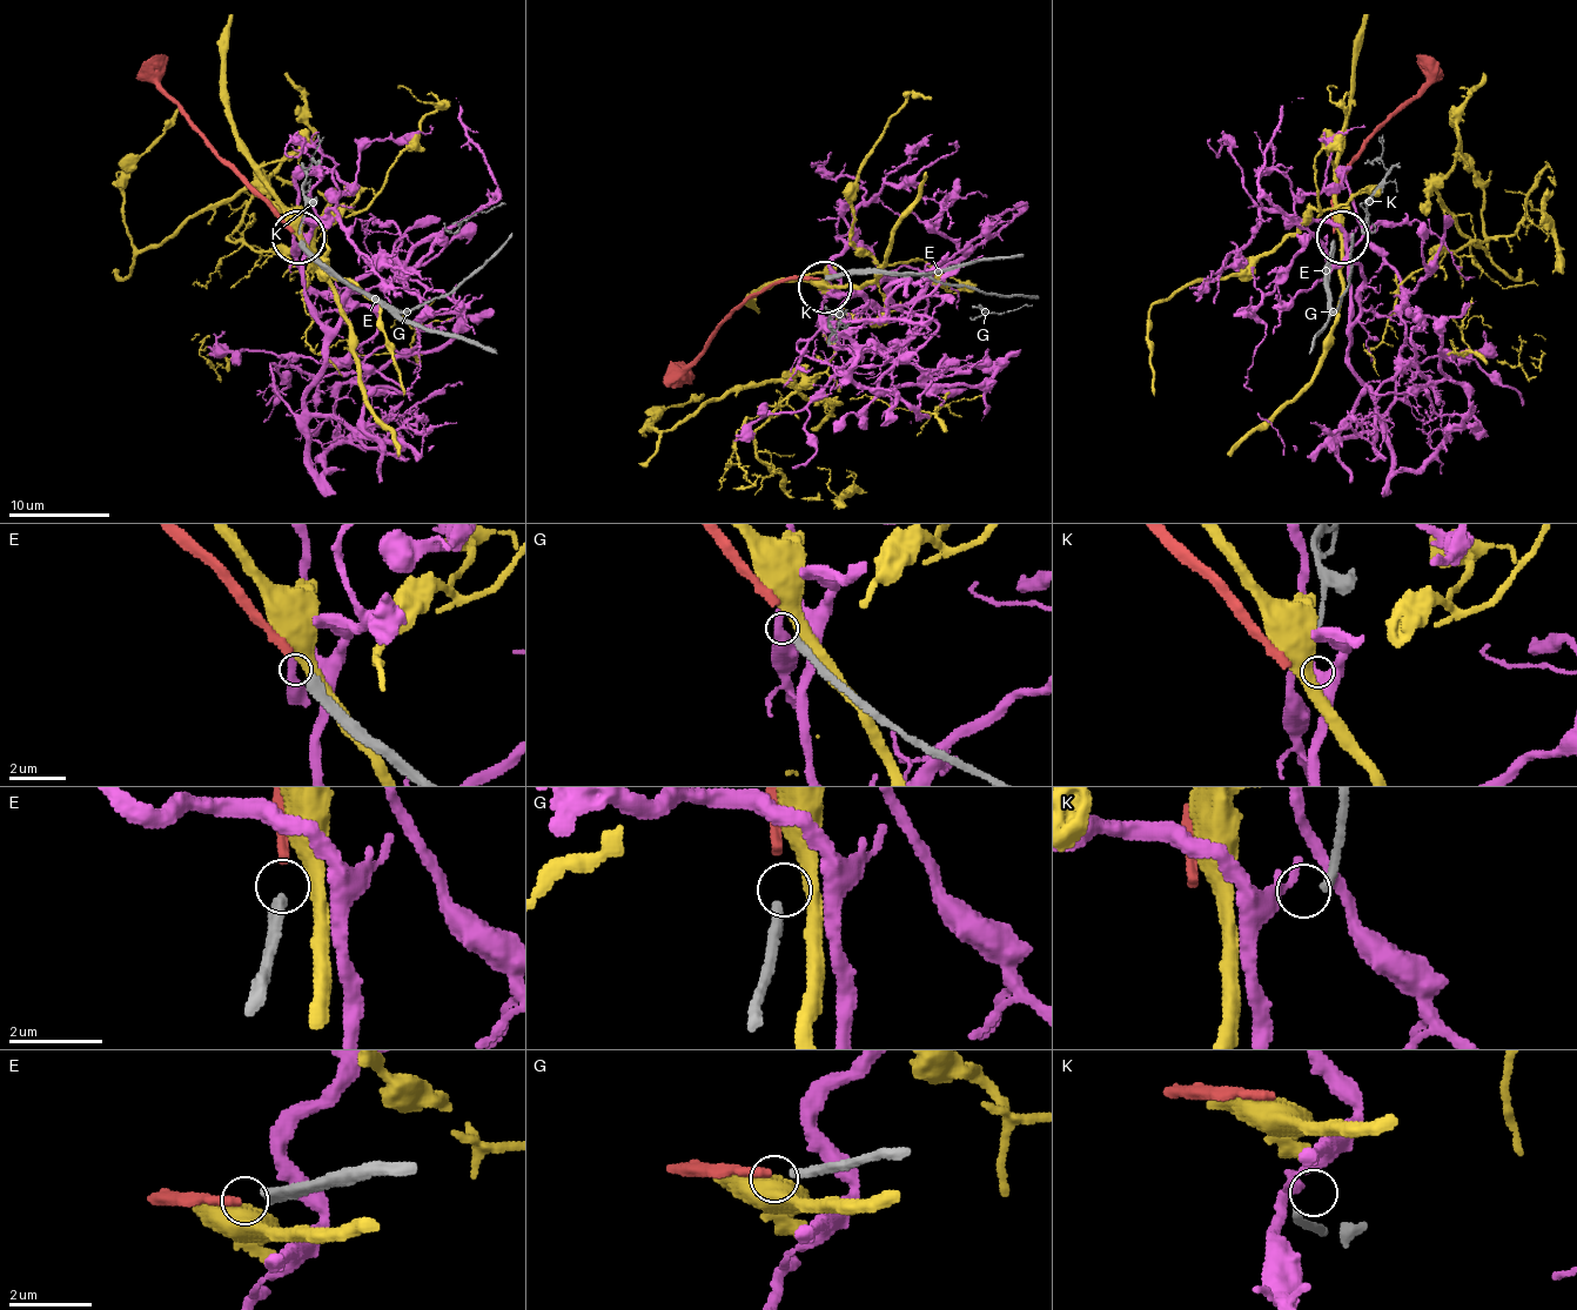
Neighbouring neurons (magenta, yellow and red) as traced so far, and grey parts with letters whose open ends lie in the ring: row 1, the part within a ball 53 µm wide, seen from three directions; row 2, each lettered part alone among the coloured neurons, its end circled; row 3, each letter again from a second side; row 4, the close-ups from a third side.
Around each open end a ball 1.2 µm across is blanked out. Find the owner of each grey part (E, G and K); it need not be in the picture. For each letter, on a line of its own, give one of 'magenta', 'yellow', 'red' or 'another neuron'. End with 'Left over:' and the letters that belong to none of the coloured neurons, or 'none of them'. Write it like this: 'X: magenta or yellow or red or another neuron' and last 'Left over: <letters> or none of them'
E: red
G: another neuron
K: magenta
Left over: G

